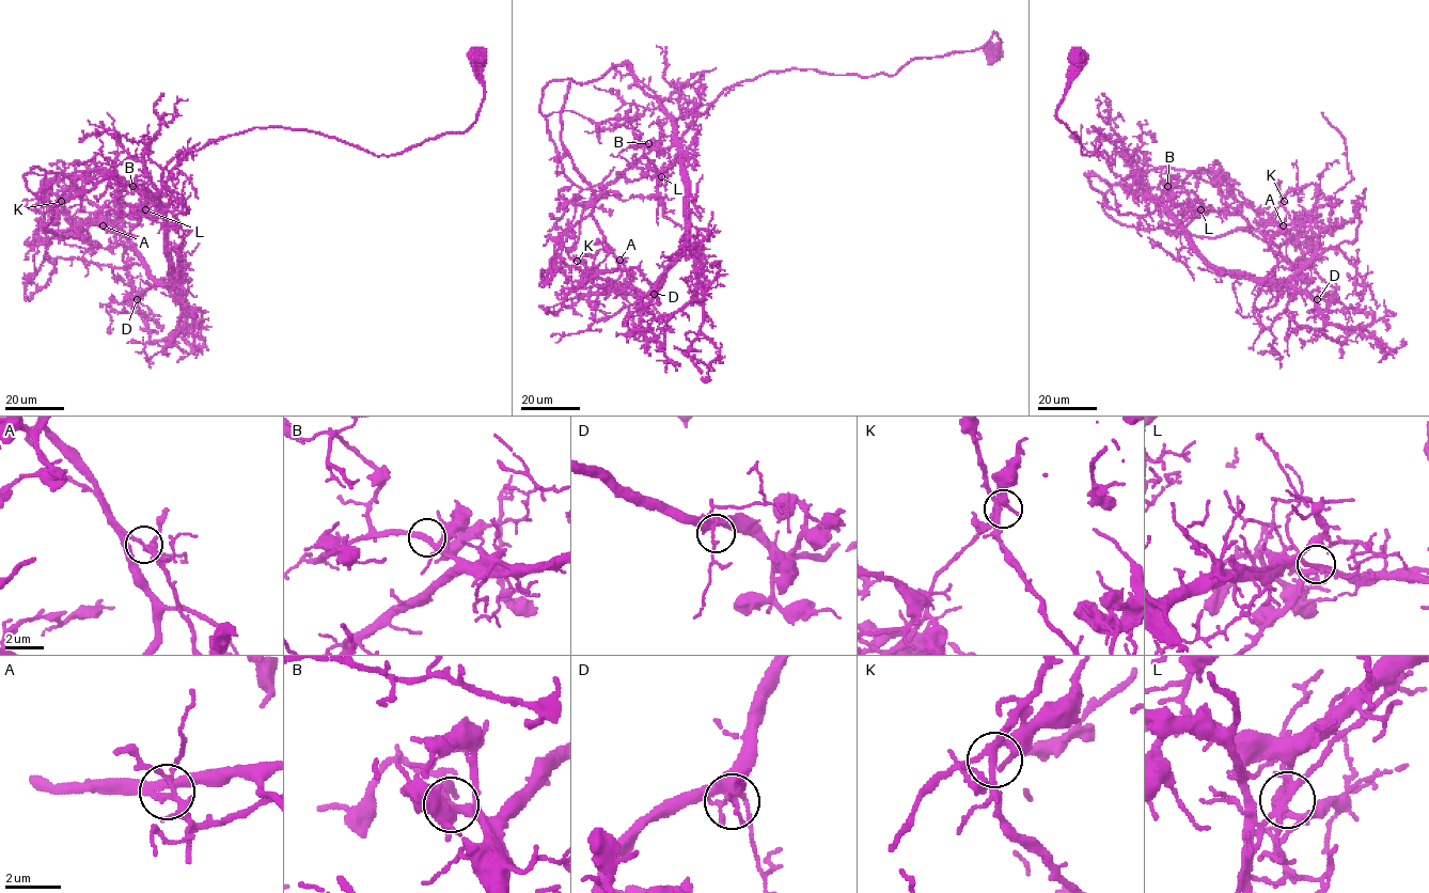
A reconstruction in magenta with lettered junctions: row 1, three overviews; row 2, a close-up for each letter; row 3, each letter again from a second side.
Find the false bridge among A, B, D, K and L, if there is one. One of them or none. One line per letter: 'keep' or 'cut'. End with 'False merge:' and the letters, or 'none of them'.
A: keep
B: keep
D: keep
K: keep
L: cut
False merge: L

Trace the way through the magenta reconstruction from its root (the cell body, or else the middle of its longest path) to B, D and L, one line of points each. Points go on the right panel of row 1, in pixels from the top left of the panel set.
B: (1076, 56), (1056, 116), (1084, 154), (1099, 155), (1093, 127), (1124, 150), (1140, 187), (1168, 205), (1167, 186)
D: (1076, 56), (1056, 116), (1082, 152), (1099, 155), (1094, 127), (1128, 153), (1140, 187), (1213, 266), (1317, 299)
L: (1076, 56), (1056, 116), (1082, 152), (1099, 155), (1094, 127), (1128, 153), (1140, 187), (1164, 208), (1199, 209)

